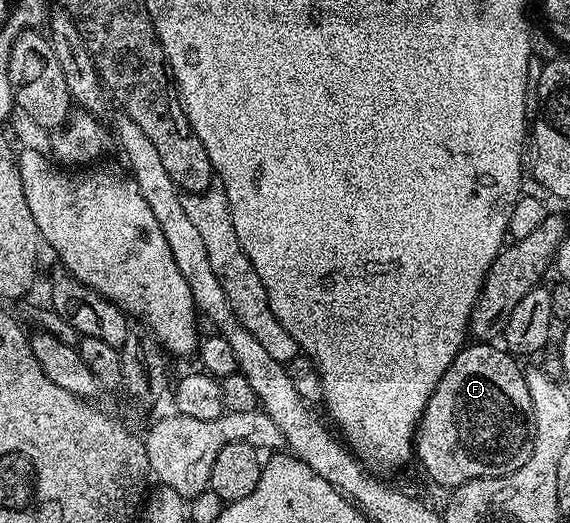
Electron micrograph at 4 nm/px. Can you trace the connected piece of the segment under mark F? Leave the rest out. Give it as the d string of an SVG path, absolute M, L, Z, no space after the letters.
M471 345L459 350L459 354L453 359L453 363L445 371L443 378L435 385L433 395L423 412L423 418L419 420L417 430L417 461L423 464L423 469L439 485L454 487L463 485L466 481L472 481L474 477L507 477L513 471L521 468L531 457L533 451L533 422L531 419L531 400L529 399L529 389L524 372L520 369L514 356L506 348L498 349L495 345Z

